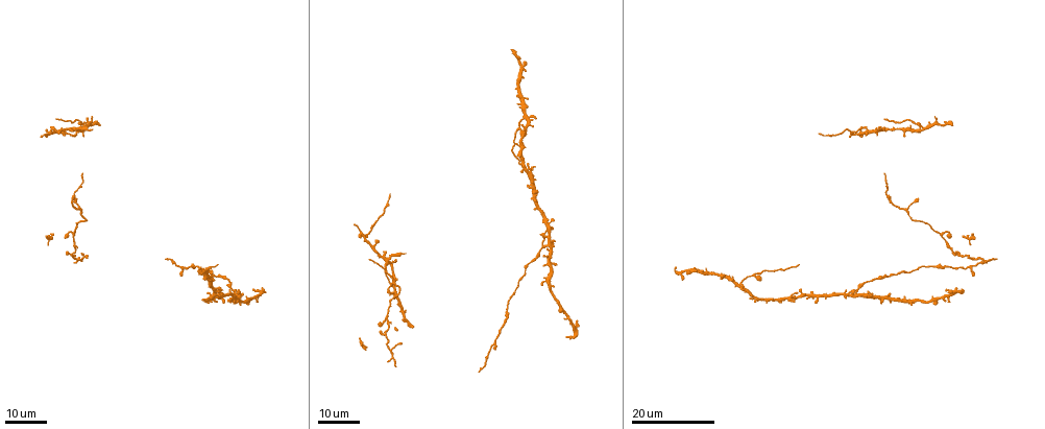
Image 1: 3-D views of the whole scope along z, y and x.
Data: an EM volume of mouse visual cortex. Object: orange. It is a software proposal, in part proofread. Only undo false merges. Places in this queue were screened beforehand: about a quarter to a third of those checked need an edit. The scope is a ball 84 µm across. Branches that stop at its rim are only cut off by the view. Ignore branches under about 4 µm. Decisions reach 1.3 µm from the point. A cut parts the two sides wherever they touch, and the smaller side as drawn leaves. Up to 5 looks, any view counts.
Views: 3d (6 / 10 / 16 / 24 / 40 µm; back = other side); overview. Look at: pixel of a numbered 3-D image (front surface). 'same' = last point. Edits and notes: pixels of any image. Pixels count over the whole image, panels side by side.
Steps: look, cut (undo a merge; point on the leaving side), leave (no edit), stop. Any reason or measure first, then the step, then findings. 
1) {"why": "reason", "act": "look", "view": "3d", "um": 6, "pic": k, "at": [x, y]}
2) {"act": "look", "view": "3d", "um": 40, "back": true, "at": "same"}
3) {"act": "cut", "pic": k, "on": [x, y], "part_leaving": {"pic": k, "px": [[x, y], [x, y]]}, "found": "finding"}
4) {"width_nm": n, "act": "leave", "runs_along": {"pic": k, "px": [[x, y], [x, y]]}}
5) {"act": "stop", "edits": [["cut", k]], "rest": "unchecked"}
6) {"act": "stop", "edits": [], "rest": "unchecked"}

{"why": "arms part here", "act": "look", "view": "3d", "um": 16, "pic": 1, "at": [882, 127]}

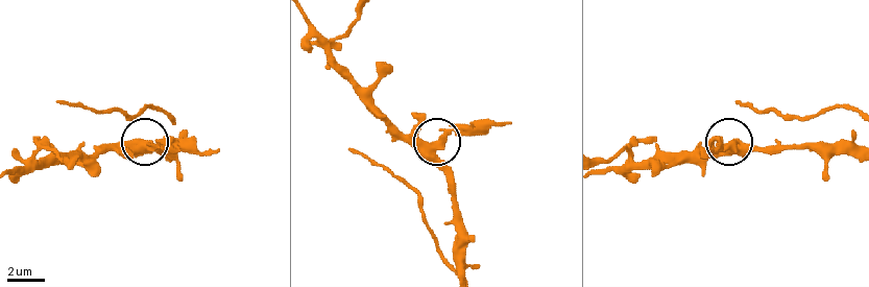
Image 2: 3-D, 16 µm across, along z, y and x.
{"act": "look", "view": "3d", "um": 10, "pic": 2, "at": [434, 146]}

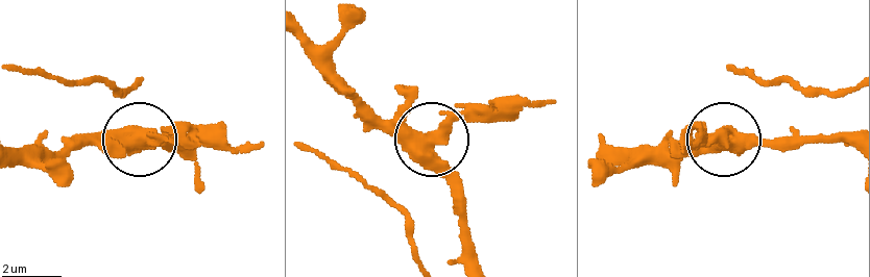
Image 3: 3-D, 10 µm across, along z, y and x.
{"width_nm": 420, "act": "cut", "pic": 3, "on": [199, 126], "part_leaving": {"pic": 3, "px": [[163, 143], [263, 145]]}, "found": "two neurons meet here"}

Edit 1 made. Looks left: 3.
{"act": "look", "view": "overview"}

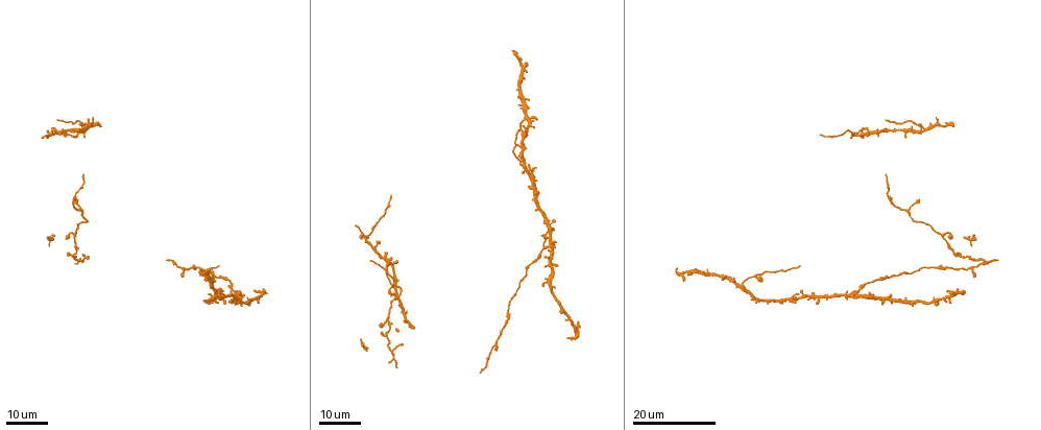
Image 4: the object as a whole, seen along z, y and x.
{"why": "side arm on a straight run", "act": "look", "view": "3d", "um": 16, "pic": 4, "at": [396, 294]}

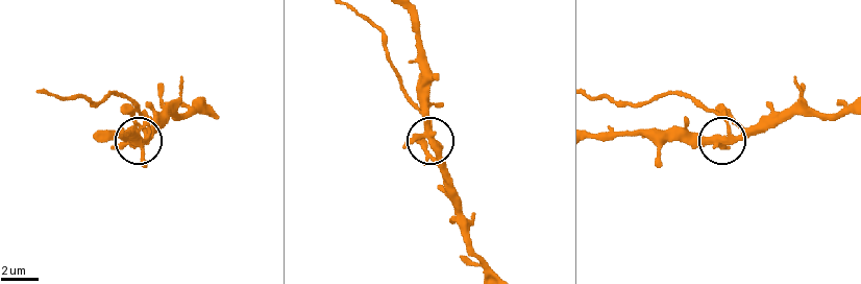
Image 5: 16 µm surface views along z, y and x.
{"why": "closer look", "act": "look", "view": "3d", "um": 6, "pic": 5, "at": [721, 137]}

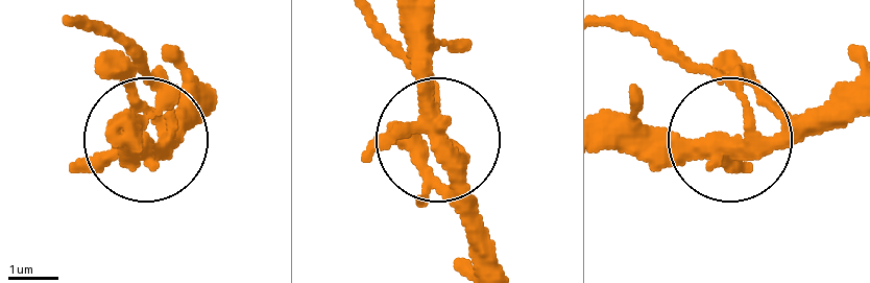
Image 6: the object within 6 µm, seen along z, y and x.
{"arms": 3, "act": "cut", "pic": 6, "on": [146, 65], "found": "a second neuron is stuck on"}

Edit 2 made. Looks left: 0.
{"act": "stop", "edits": [["cut", 3], ["cut", 6]], "rest": "unchecked"}

